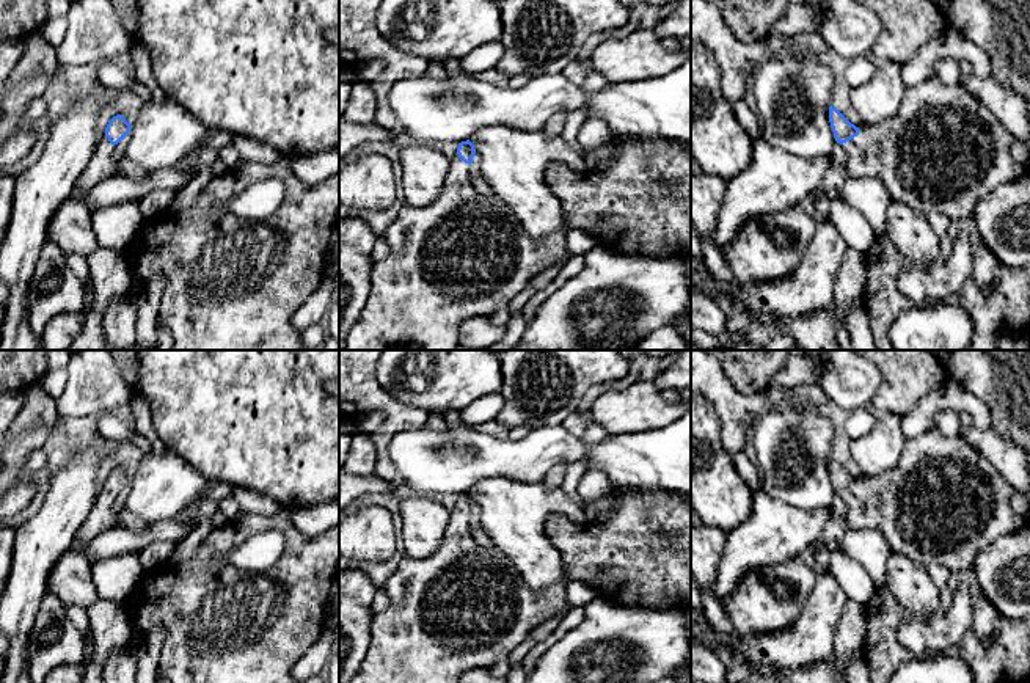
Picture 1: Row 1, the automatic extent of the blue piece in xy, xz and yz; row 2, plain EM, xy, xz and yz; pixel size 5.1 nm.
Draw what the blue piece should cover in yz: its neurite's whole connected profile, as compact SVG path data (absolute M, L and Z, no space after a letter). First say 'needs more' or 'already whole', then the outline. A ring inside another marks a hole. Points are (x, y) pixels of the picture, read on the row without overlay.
needs more; M934 426L906 440L898 463L876 477L856 479L832 457L829 474L848 506L849 529L879 531L892 553L923 567L939 562L950 572L972 568L980 551L1030 521L1030 493L1014 490L962 433L948 436Z

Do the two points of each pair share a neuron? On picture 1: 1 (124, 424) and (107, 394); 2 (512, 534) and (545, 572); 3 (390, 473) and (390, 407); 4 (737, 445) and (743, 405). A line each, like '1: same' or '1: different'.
1: different
2: same
3: same
4: same

